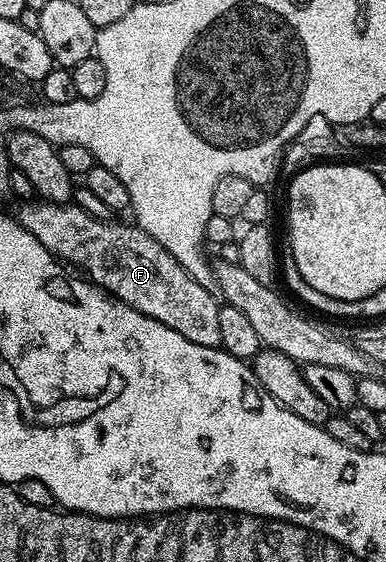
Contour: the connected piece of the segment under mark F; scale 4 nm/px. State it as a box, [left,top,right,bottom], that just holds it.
[16,201,220,347]

